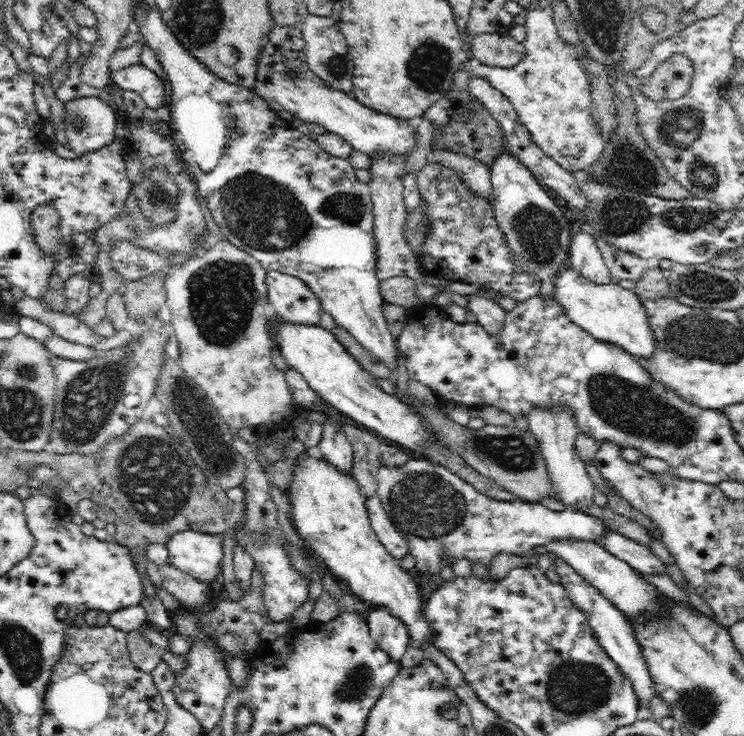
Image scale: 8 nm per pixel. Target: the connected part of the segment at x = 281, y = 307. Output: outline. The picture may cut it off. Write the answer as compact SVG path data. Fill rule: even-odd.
M268 269L266 287L268 287L268 302L283 320L310 326L320 324L322 305L303 280L297 276Z

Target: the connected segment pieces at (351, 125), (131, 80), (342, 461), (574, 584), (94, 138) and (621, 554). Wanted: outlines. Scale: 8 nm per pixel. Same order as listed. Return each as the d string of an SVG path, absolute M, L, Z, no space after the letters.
M273 20L268 42L258 58L257 82L254 91L266 103L276 102L296 119L304 123L324 126L326 132L339 135L348 141L353 150L368 157L404 155L415 147L415 123L394 116L384 115L362 105L346 91L336 90L324 83L306 62L305 40L298 25L280 26Z
M142 63L113 72L113 83L124 91L136 92L150 109L158 109L165 102L162 80Z
M329 420L322 424L319 448L323 460L335 466L342 474L352 475L353 446L345 435L343 426Z
M557 557L552 568L555 568L560 576L560 583L564 586L567 596L587 617L588 623L594 630L598 642L604 647L610 658L619 666L622 674L631 680L634 693L636 693L636 697L640 701L639 706L642 707L642 710L648 710L648 704L657 695L653 686L653 680L649 675L650 671L648 671L646 659L642 657L642 649L640 649L640 645L638 645L638 641L634 637L635 631L631 623L624 617L620 608L600 595L598 589L586 583L586 580L578 572L574 571L570 565L566 565L564 560Z
M90 96L64 104L67 147L78 157L98 151L116 141L118 112L104 100Z
M609 529L604 536L600 536L598 543L636 571L644 572L644 575L666 575L667 564L650 552L648 545L643 545Z

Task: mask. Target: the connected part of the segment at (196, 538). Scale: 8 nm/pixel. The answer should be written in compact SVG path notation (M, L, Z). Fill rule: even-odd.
M194 530L176 532L166 542L169 563L214 588L222 582L222 541L222 534Z

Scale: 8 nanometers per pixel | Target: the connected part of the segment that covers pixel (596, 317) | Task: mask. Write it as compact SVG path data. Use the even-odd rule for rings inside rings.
M568 264L556 276L553 292L568 318L596 340L617 344L636 358L651 358L655 354L656 339L648 323L648 312L634 290L624 289L614 283L590 282Z

